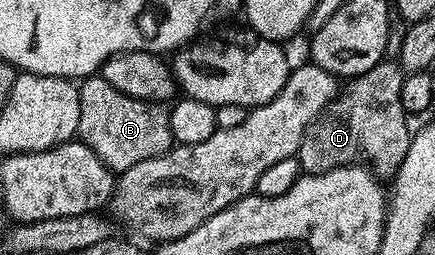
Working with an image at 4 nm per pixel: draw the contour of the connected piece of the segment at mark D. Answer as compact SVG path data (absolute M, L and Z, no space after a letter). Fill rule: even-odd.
M390 58L372 66L364 74L353 77L350 84L339 91L336 99L308 126L298 147L299 169L305 175L315 176L346 164L365 162L379 178L393 178L408 154L412 127L408 113L400 102L404 72Z

